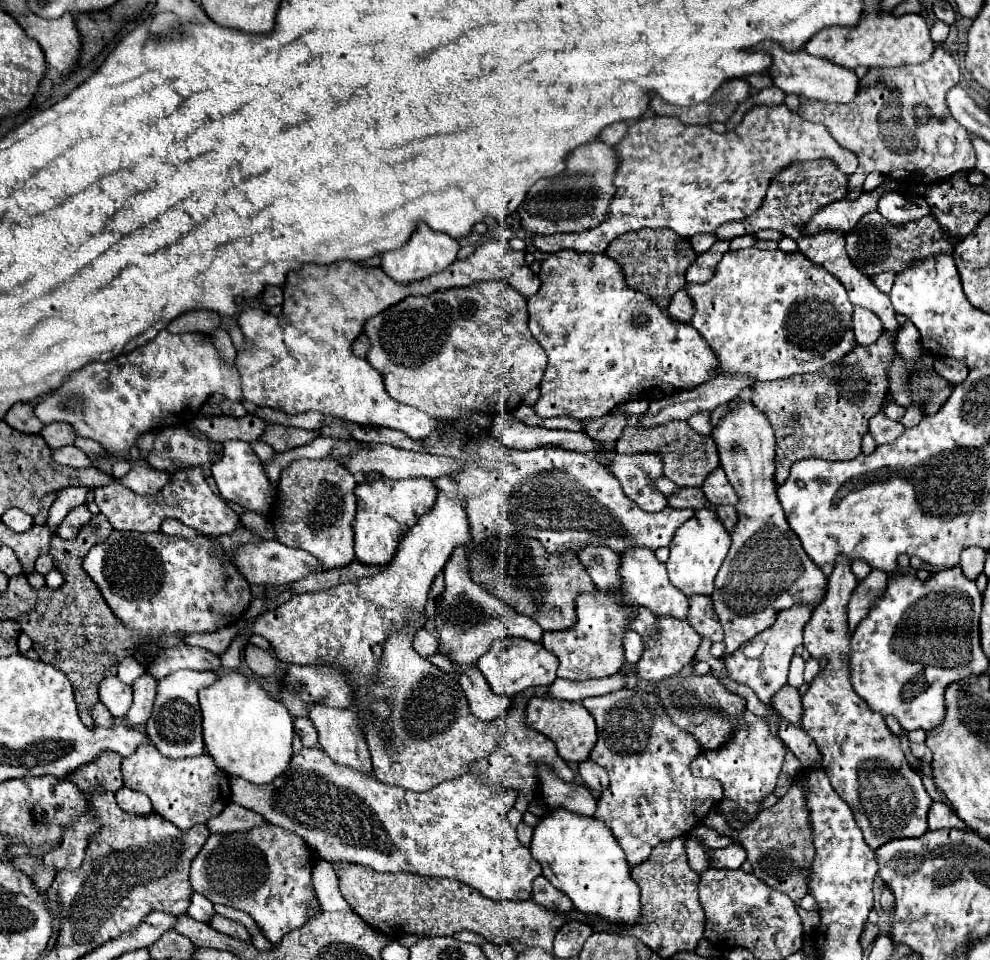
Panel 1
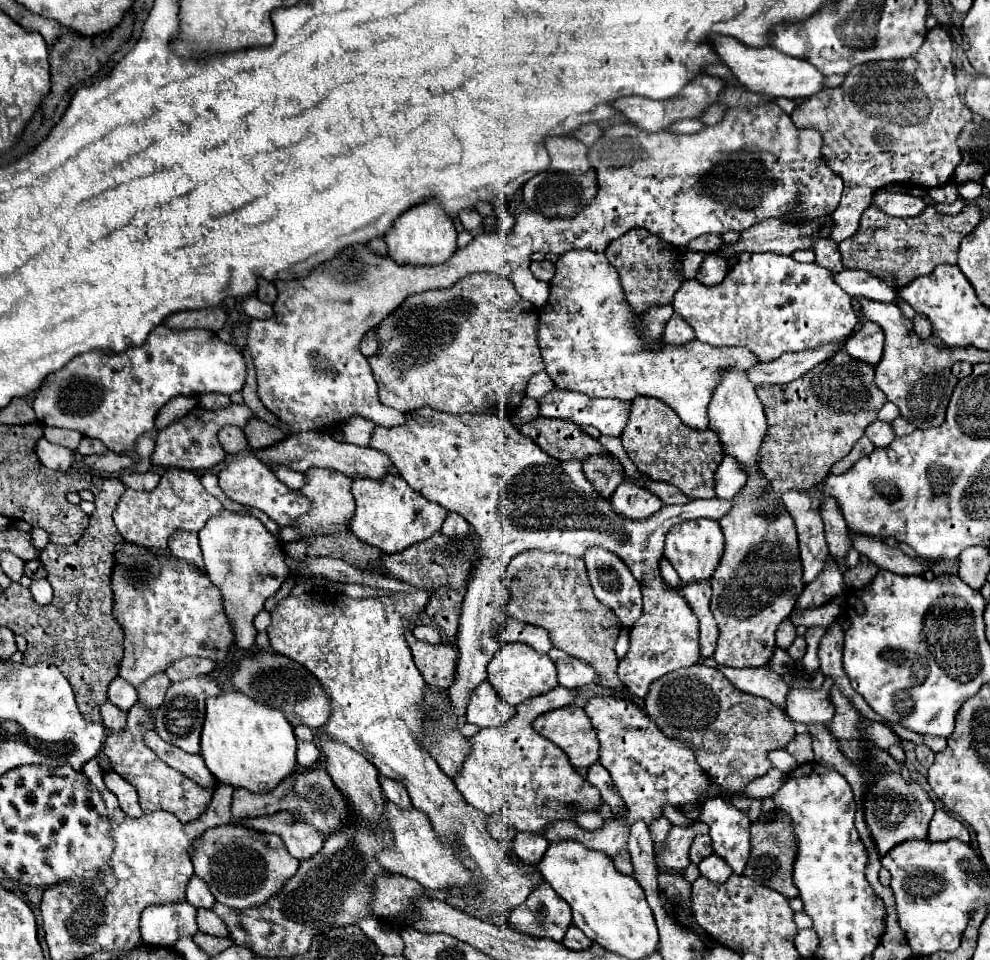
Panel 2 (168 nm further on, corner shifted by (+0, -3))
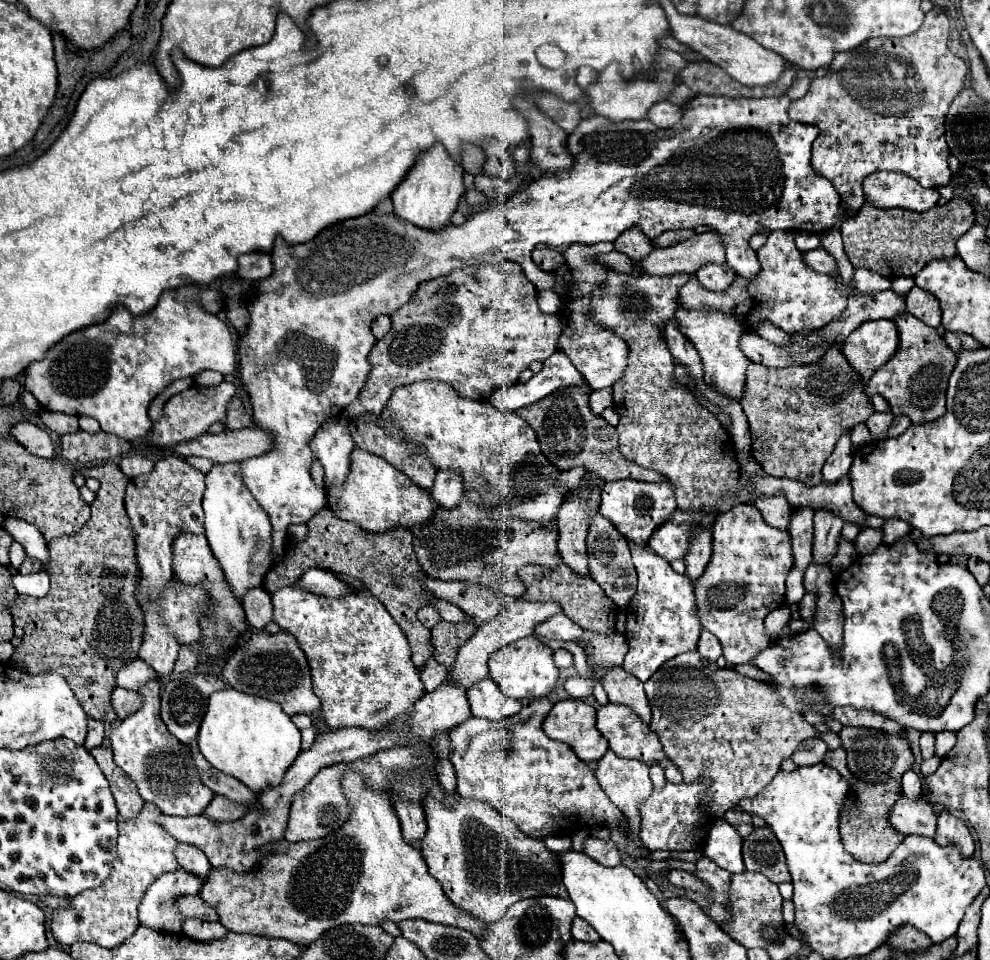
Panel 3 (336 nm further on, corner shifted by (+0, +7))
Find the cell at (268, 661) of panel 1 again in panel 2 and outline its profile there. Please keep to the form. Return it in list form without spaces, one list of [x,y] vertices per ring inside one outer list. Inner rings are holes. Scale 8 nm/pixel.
[[[226,508],[220,514],[212,516],[198,532],[198,536],[206,572],[212,584],[222,592],[224,610],[232,624],[236,644],[250,650],[258,634],[252,624],[254,616],[264,608],[264,600],[268,596],[274,596],[274,592],[290,574],[290,568],[284,562],[282,546],[278,546],[278,540],[258,518],[248,512],[230,512]]]

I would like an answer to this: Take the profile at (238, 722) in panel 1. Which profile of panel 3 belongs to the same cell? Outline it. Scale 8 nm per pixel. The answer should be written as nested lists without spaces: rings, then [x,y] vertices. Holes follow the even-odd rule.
[[[226,688],[210,696],[198,732],[198,748],[216,770],[238,778],[254,794],[260,794],[264,788],[280,784],[280,778],[300,754],[300,730],[280,704]]]

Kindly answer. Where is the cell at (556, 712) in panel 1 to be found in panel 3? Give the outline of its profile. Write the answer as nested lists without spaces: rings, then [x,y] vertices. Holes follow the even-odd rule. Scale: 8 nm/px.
[[[560,700],[544,718],[544,732],[548,738],[566,742],[580,760],[592,762],[606,754],[608,742],[596,730],[596,708],[584,700]]]

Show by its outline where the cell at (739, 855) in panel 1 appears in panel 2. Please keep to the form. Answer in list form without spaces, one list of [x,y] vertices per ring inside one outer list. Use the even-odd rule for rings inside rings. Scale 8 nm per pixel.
[[[714,854],[708,856],[708,858],[704,858],[704,862],[700,862],[698,868],[700,868],[700,876],[710,878],[716,884],[726,882],[730,878],[730,874],[732,874],[732,870],[728,868],[728,864],[722,858],[714,856]]]

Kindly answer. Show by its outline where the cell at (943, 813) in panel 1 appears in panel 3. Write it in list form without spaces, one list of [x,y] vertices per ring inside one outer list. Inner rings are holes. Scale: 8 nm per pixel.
[[[940,812],[934,840],[938,844],[960,844],[962,854],[966,858],[974,854],[974,840],[972,840],[972,834],[970,834],[966,822],[952,816],[950,812]]]

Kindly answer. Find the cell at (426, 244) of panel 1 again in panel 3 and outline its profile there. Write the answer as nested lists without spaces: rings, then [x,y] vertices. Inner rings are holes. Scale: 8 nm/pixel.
[[[436,144],[432,152],[426,152],[424,156],[420,156],[420,160],[416,162],[416,168],[408,172],[408,180],[404,180],[404,184],[400,184],[396,192],[392,192],[394,214],[400,220],[410,222],[422,230],[436,232],[446,228],[450,224],[452,214],[456,212],[460,196],[464,194],[462,172],[464,172],[462,168],[456,168],[456,164],[452,164],[452,158],[448,156],[448,152],[444,152],[444,148]]]

